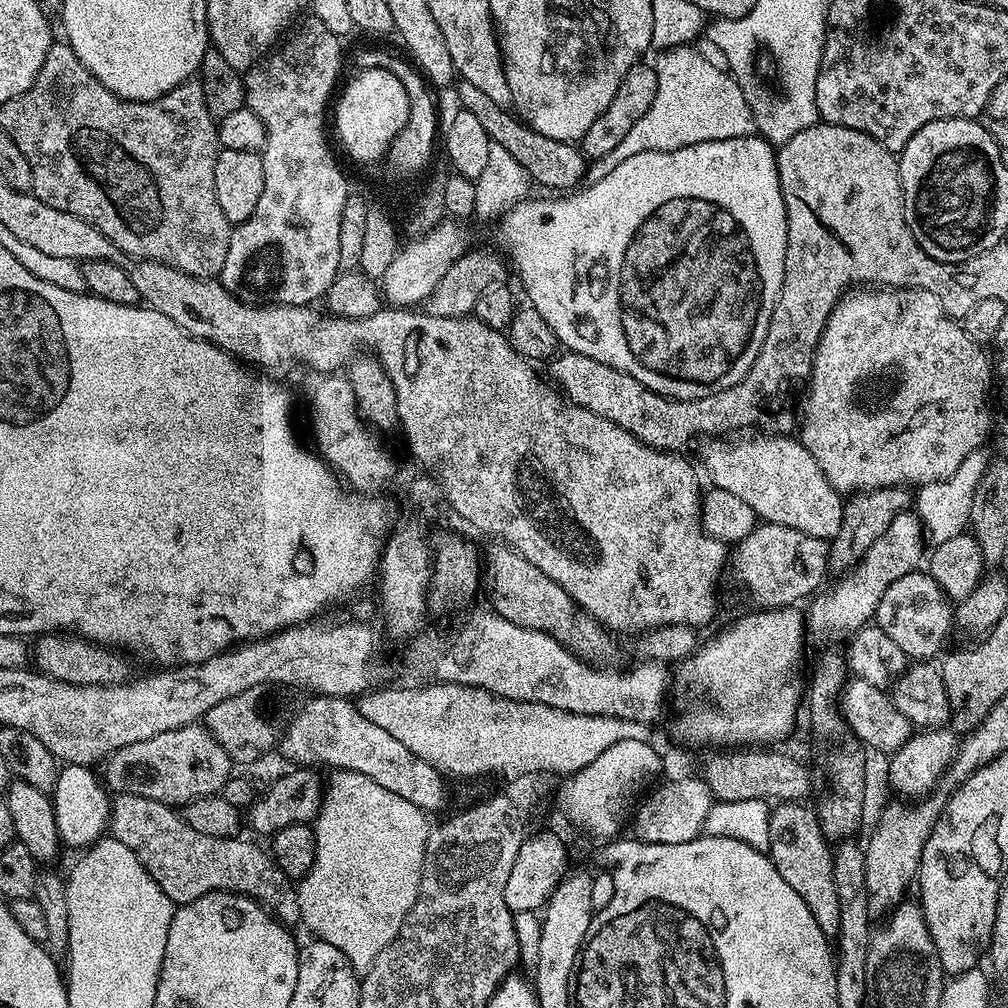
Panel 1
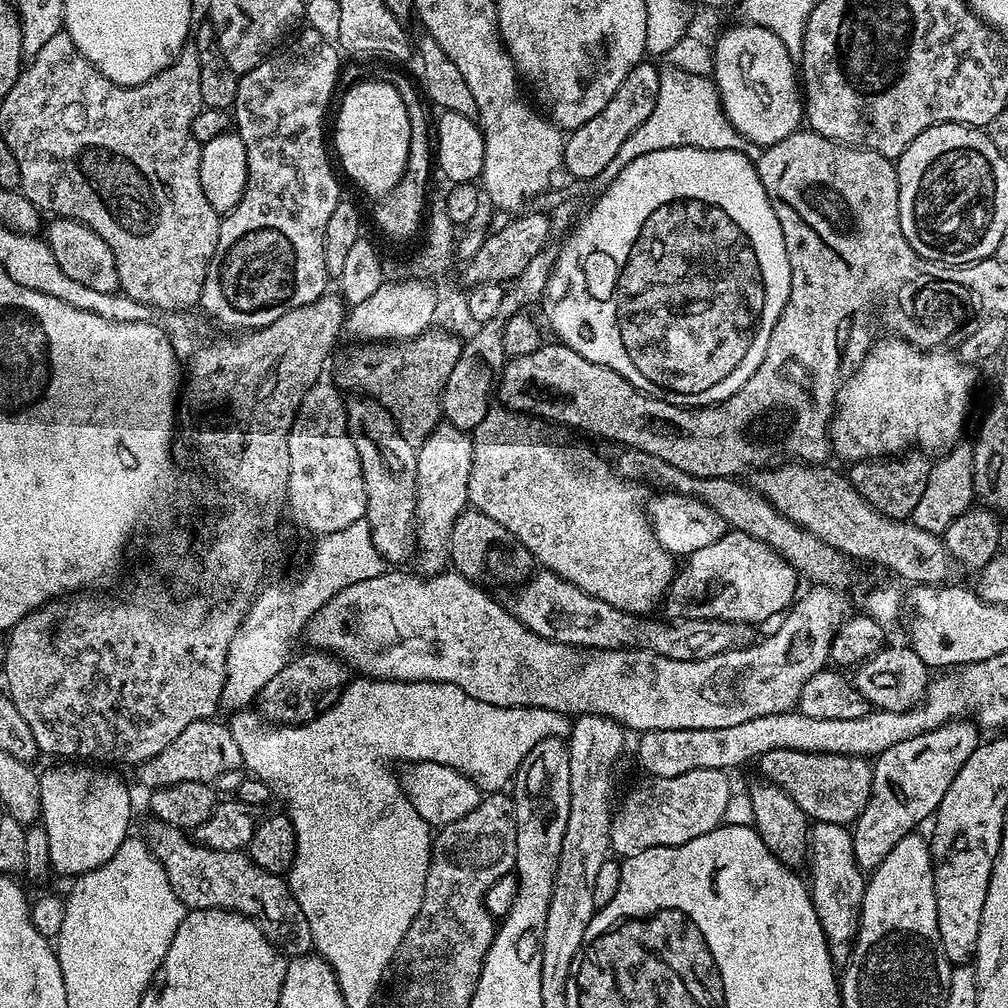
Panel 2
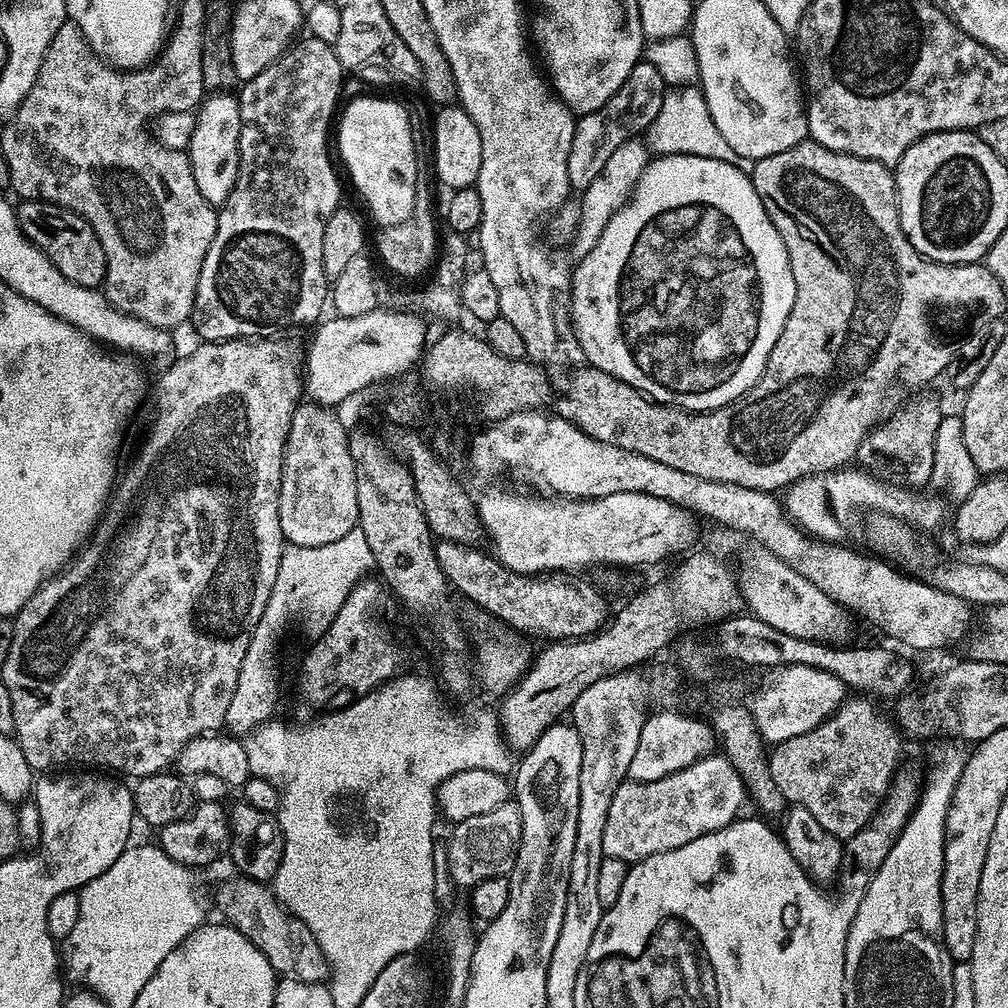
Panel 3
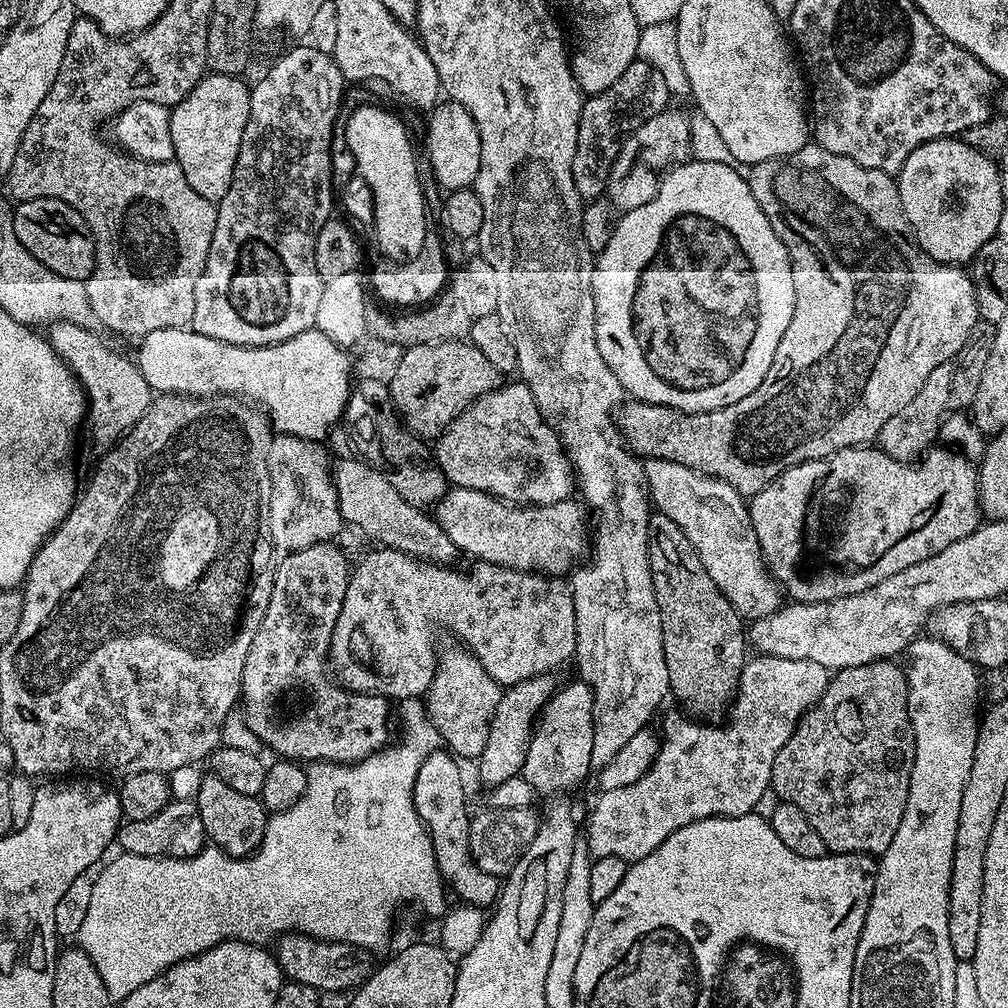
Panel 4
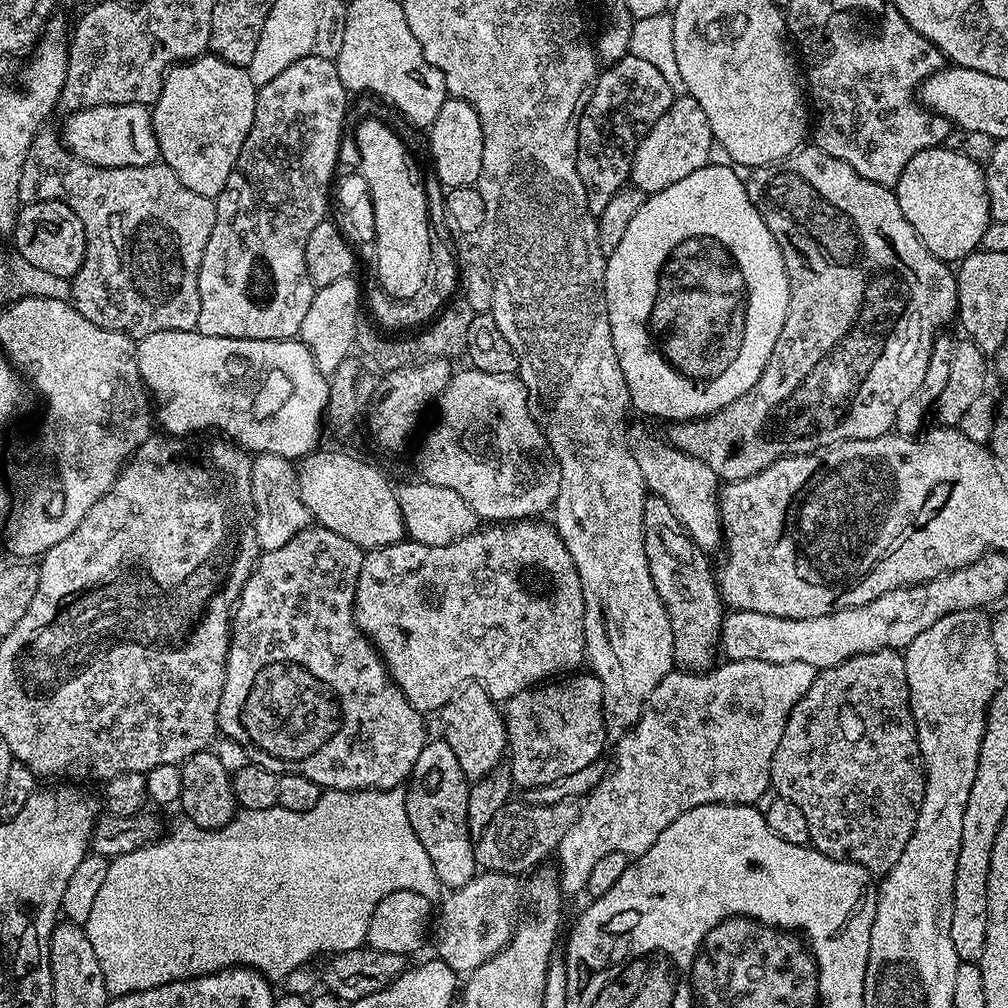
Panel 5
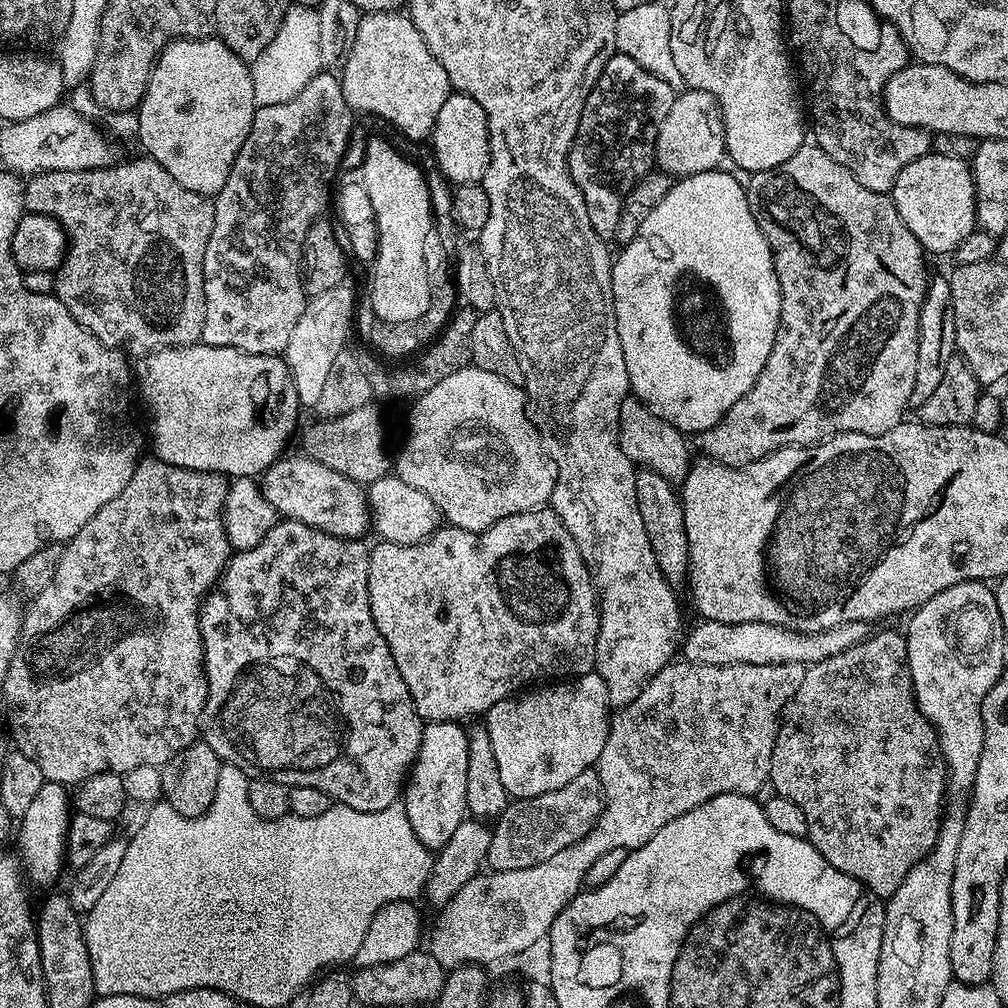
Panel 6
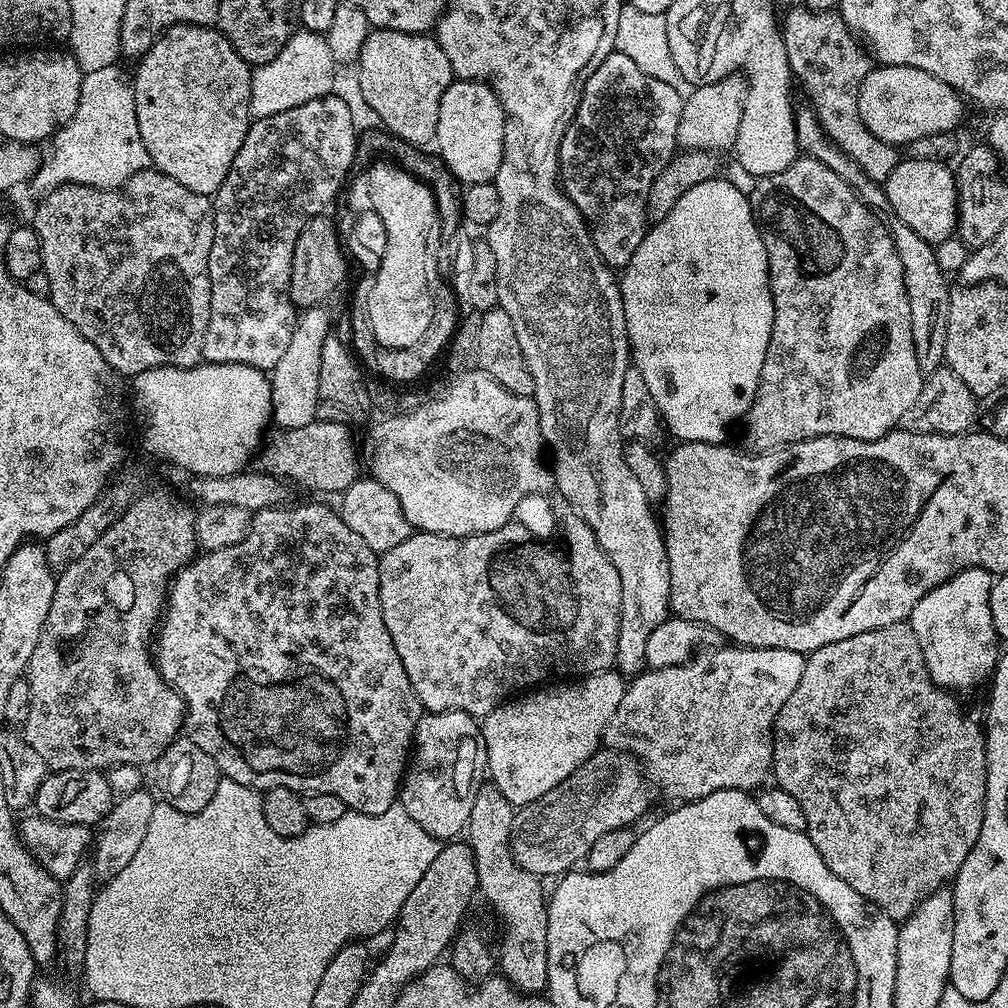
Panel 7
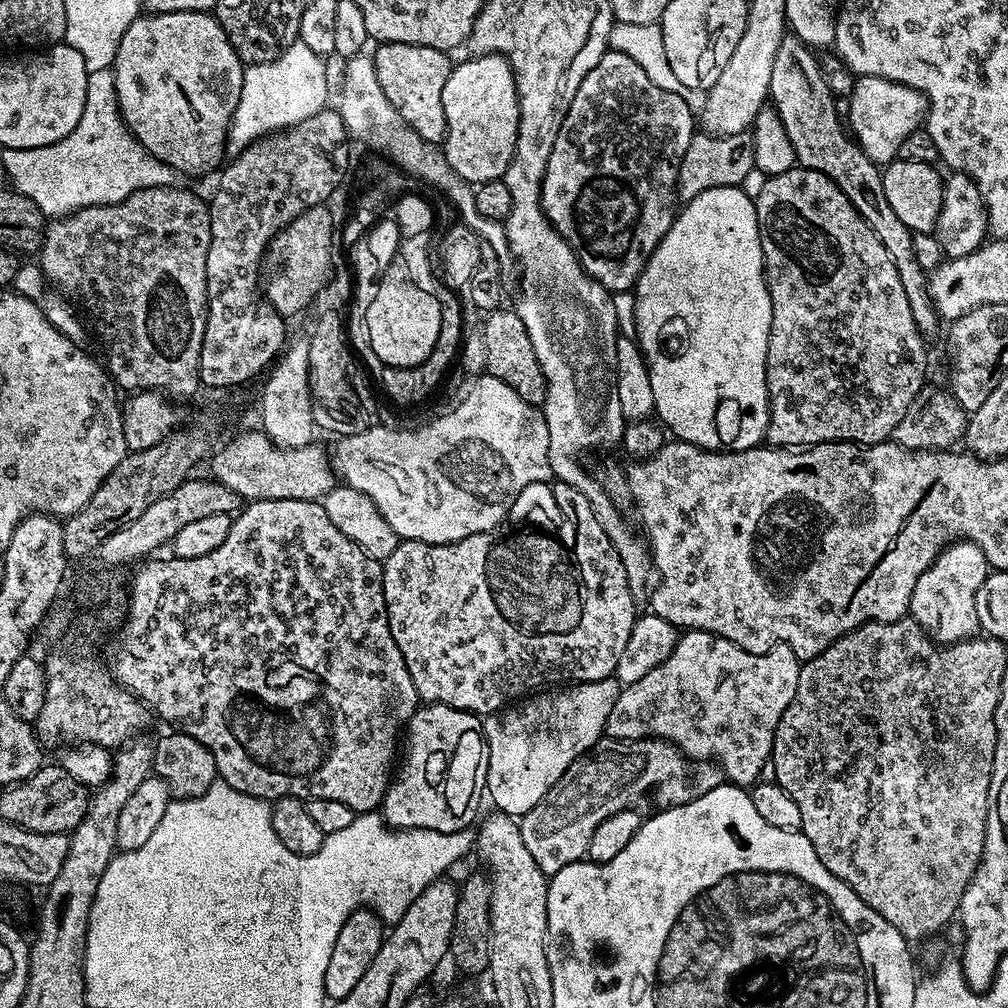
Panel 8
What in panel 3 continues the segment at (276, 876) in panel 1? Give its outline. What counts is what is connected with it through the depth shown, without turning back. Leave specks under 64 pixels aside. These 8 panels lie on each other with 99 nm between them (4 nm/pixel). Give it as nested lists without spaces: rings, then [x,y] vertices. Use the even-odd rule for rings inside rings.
[[[247,878],[228,880],[216,892],[216,904],[225,921],[238,929],[270,962],[270,966],[281,977],[292,976],[302,982],[315,984],[327,981],[330,965],[322,946],[314,938],[310,926],[289,912],[267,883]]]

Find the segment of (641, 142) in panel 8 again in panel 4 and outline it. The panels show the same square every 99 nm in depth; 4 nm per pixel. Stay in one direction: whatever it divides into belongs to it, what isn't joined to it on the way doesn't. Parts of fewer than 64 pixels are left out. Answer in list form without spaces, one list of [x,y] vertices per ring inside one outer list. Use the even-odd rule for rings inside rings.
[[[637,58],[606,90],[591,93],[582,106],[578,122],[578,146],[574,150],[574,186],[581,201],[601,199],[606,193],[611,167],[614,166],[620,145],[647,119],[669,107],[670,97],[662,74]]]

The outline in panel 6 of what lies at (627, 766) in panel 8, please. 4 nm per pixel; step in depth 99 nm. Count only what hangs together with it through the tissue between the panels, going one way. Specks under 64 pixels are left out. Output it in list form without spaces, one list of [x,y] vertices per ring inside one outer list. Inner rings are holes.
[[[595,770],[578,774],[574,782],[566,782],[561,788],[540,790],[528,794],[525,800],[513,799],[492,828],[487,867],[501,872],[538,866],[538,862],[546,862],[546,858],[554,858],[560,850],[586,838],[603,809],[604,787]]]

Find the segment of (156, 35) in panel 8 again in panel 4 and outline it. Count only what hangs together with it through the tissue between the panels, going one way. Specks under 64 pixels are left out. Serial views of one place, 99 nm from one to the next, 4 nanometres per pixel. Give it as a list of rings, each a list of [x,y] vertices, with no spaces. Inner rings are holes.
[[[205,74],[194,90],[171,109],[170,138],[174,138],[174,159],[182,166],[186,182],[202,194],[202,198],[219,202],[230,190],[238,150],[242,146],[242,130],[250,118],[250,88],[239,76]]]

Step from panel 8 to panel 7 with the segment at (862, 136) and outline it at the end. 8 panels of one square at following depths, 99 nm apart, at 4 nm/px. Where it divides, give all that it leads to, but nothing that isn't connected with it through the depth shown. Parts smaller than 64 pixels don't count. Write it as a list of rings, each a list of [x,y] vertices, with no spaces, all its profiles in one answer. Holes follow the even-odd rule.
[[[880,64],[873,67],[858,94],[858,114],[866,130],[870,130],[874,138],[893,146],[907,146],[926,134],[955,133],[964,120],[964,107],[964,97],[946,86],[942,78],[934,78],[934,74],[926,74],[926,70],[914,66]]]

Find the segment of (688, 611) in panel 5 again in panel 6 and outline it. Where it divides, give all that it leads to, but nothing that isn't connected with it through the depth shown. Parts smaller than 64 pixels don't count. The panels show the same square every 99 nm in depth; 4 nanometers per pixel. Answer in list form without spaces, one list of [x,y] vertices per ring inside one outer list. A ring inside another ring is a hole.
[[[640,468],[636,474],[634,490],[638,494],[638,514],[642,514],[642,526],[646,526],[646,538],[654,550],[654,558],[666,578],[673,586],[680,586],[688,579],[688,539],[684,521],[684,505],[673,481],[654,474],[654,470]]]

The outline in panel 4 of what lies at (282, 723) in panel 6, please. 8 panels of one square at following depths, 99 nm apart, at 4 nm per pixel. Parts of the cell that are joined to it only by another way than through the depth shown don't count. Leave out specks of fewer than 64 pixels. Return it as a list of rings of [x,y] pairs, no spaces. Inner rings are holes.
[[[332,542],[306,546],[306,550],[287,553],[284,561],[281,559],[277,563],[270,606],[266,606],[262,626],[258,626],[258,634],[254,634],[254,642],[250,642],[250,654],[246,654],[240,683],[243,718],[265,749],[273,748],[277,757],[286,760],[355,764],[389,743],[389,701],[366,692],[350,692],[328,673],[330,638],[334,634],[334,622],[338,622],[338,610],[342,610],[342,598],[346,598],[353,569],[350,560],[348,564],[347,554],[339,552],[336,546]]]

